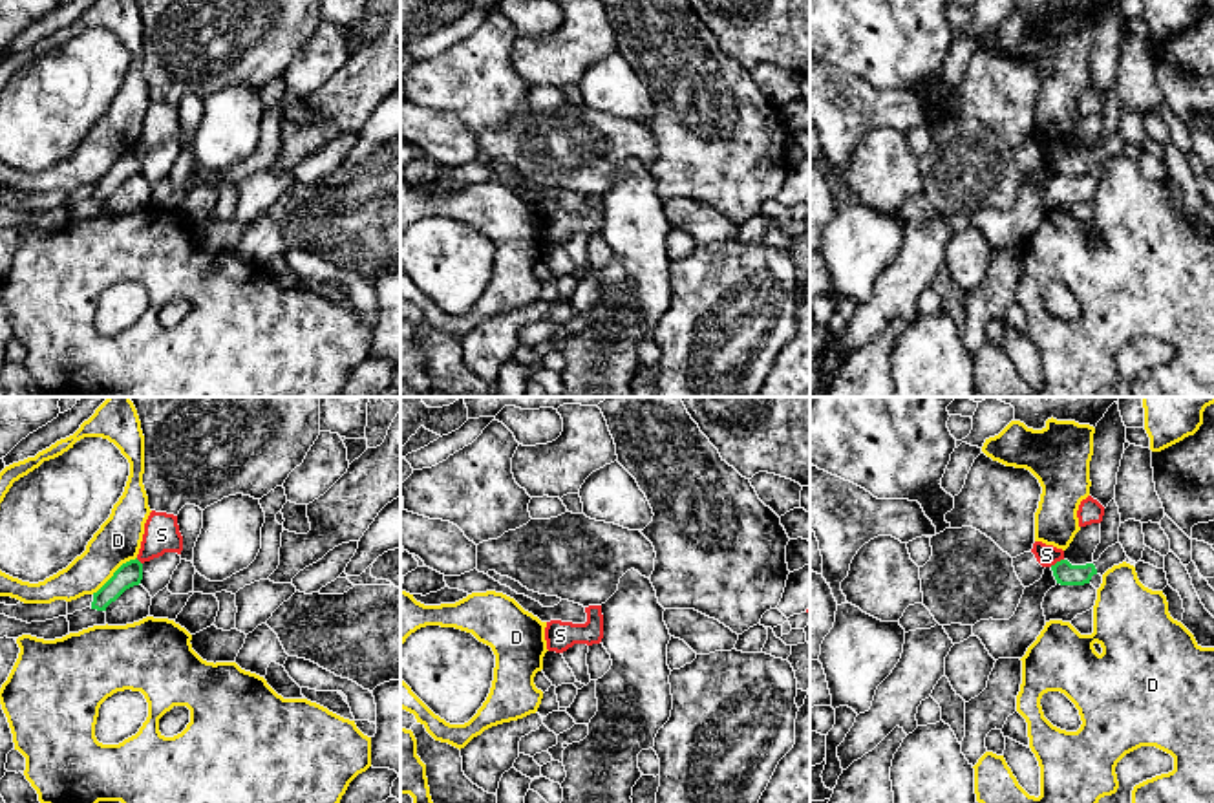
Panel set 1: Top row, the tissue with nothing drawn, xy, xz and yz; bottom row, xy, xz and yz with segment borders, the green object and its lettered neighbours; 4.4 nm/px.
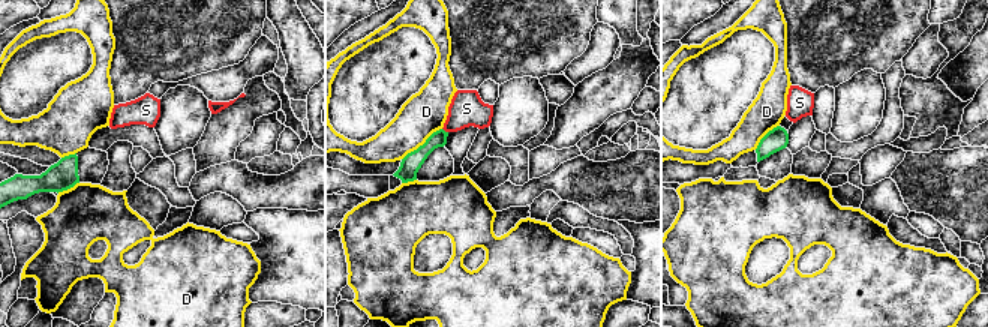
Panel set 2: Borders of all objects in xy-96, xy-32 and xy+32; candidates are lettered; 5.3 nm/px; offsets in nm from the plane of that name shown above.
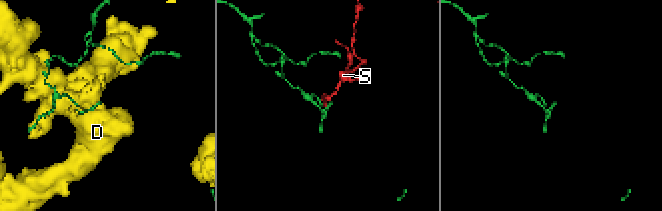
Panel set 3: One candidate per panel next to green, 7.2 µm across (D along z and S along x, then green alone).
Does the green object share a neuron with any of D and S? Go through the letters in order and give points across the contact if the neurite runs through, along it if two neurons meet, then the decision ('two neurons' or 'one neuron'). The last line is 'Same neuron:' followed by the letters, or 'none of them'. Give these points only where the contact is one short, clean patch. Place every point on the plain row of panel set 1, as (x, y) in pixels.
D: border along xy (136, 147), (127, 150), (92, 183); two neurons
S: border along yz (1063, 149), (1050, 156); two neurons
Same neuron: none of them

